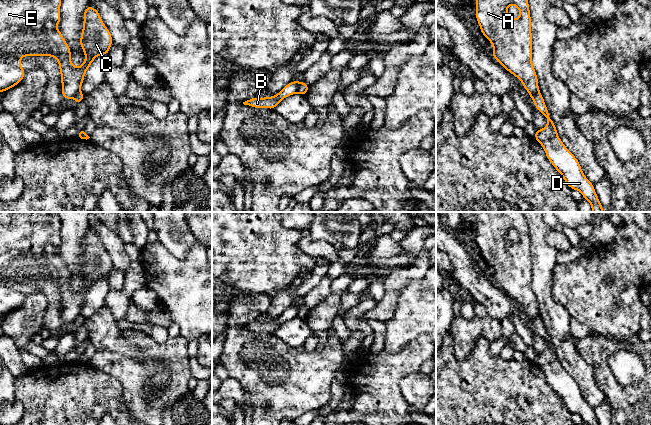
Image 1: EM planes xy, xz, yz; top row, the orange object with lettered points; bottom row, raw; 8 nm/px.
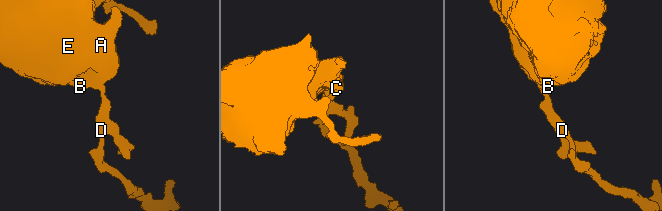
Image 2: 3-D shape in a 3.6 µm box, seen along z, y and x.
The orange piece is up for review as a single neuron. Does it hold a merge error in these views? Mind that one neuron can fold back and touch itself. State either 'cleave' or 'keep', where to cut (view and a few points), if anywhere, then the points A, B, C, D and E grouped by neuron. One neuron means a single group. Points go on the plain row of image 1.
cleave; cut in xz along (300, 306), (296, 316); A B C E / D

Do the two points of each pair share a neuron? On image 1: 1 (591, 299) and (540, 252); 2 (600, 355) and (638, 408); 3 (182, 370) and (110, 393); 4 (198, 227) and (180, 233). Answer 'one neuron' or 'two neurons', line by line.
1: two neurons
2: one neuron
3: two neurons
4: two neurons

